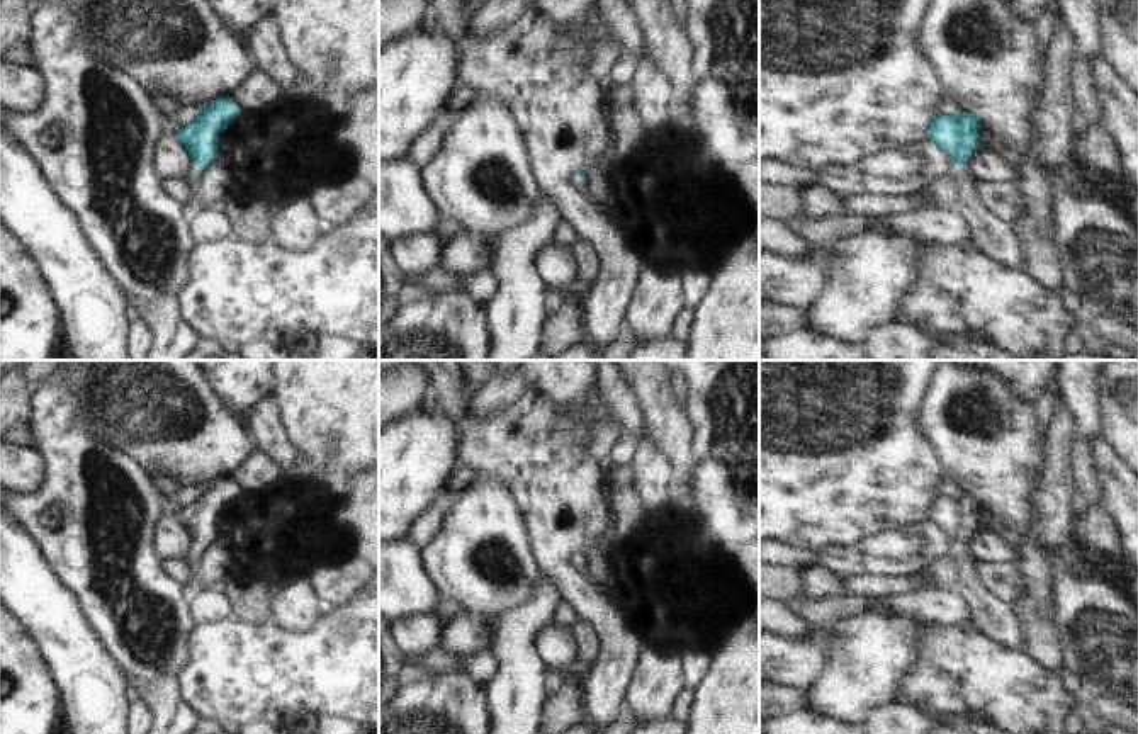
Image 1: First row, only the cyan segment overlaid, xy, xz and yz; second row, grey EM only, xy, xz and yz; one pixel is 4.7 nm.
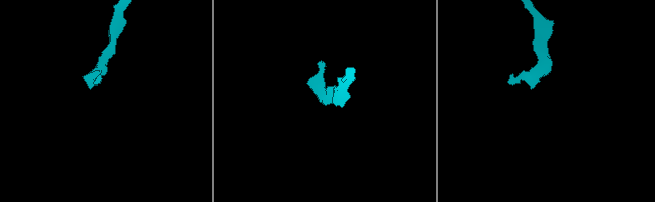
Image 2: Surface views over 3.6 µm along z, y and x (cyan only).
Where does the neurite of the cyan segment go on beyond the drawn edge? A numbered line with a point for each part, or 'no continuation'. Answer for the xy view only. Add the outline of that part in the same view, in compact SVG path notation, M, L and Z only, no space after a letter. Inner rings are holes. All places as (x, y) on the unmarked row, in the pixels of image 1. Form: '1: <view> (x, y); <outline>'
1: xy (192, 558); M192 547L190 552L185 556L185 562L190 566L192 573L195 573L200 556L202 552L197 547Z

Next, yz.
1: yz (996, 619); M965 547L955 549L951 556L958 564L955 588L968 603L973 625L995 642L1023 651L1023 630L1012 605L997 598L982 584L973 569L973 557Z

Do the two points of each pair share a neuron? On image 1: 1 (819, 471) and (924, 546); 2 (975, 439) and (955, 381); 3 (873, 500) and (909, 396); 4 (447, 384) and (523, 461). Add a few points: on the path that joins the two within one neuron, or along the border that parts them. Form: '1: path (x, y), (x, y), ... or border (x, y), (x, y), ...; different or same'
1: border (926, 519), (867, 536), (861, 541); different
2: path (957, 432), (946, 425), (943, 417), (948, 400); same
3: path (873, 474), (873, 451), (892, 432), (894, 422); same
4: path (456, 408), (459, 417), (488, 446), (500, 447); same

